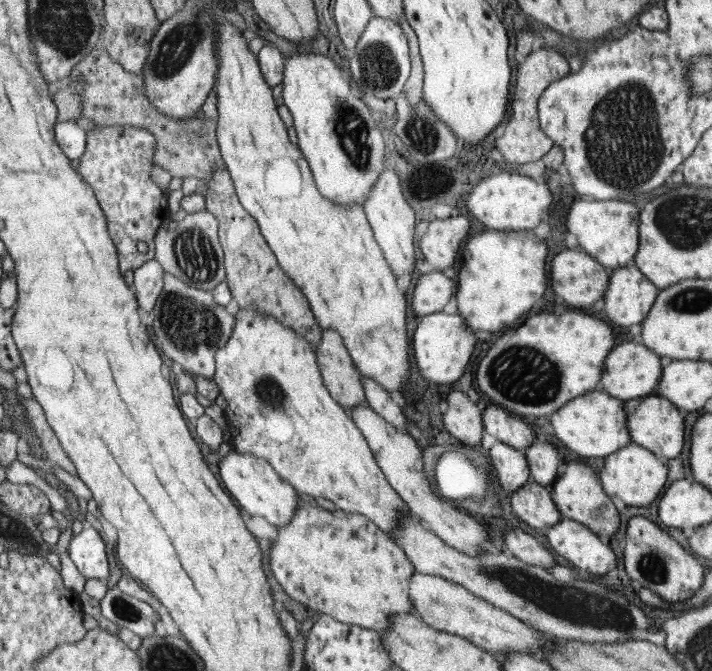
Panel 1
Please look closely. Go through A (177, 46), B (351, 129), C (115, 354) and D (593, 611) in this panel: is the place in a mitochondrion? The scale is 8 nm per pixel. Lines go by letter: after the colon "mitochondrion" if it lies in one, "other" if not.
A: mitochondrion
B: mitochondrion
C: other
D: mitochondrion

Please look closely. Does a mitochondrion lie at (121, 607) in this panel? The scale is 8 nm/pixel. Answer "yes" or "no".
yes

